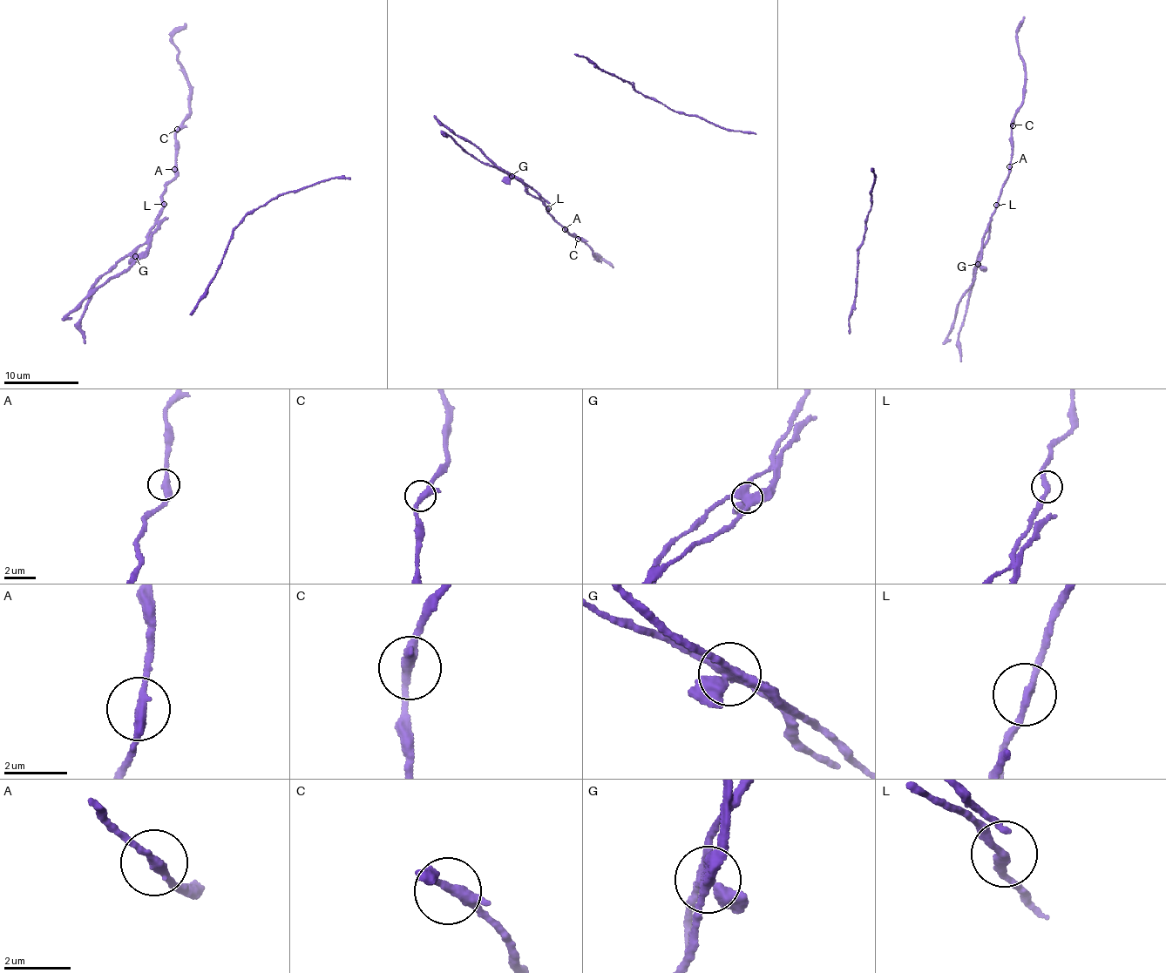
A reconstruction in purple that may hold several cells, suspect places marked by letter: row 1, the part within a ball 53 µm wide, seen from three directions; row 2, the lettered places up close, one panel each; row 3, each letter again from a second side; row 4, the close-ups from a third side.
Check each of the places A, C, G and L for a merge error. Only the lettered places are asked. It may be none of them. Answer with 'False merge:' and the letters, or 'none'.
False merge: G

